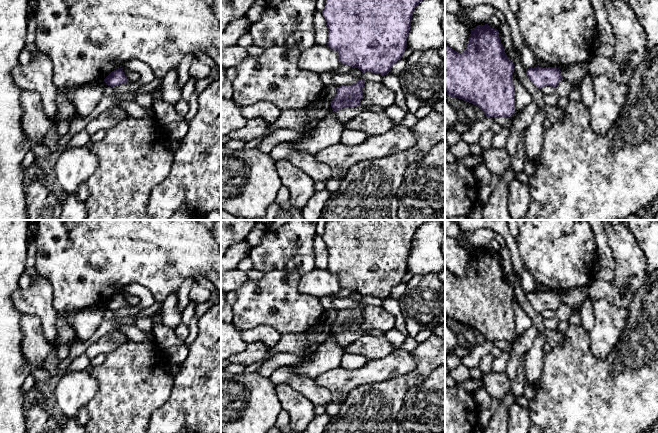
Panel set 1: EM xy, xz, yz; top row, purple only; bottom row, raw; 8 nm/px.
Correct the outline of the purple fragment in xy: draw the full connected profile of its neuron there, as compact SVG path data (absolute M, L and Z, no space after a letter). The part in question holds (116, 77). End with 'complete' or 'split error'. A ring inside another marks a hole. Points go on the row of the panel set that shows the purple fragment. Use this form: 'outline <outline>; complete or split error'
outline M118 68L112 71L105 79L106 85L115 87L122 83L130 82L127 77L124 75L122 68Z; complete

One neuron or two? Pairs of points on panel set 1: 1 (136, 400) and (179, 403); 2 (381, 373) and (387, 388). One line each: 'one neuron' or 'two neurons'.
1: two neurons
2: two neurons

